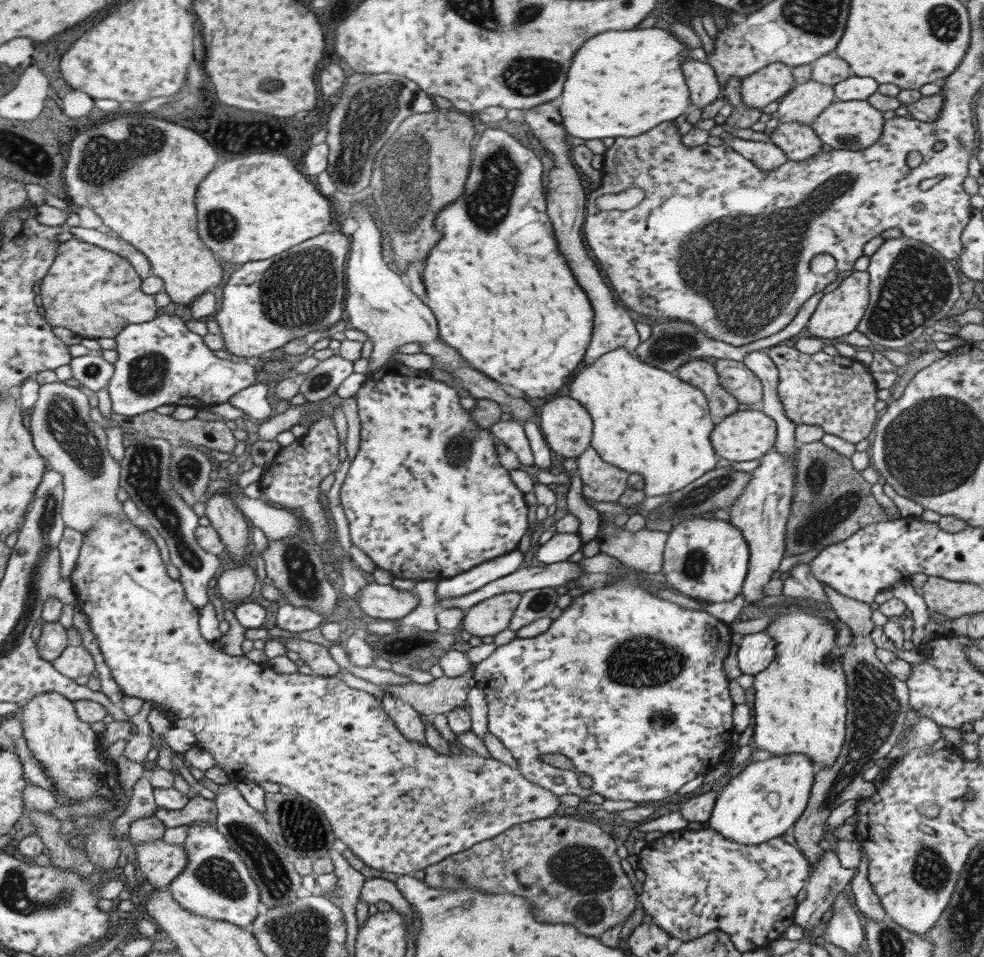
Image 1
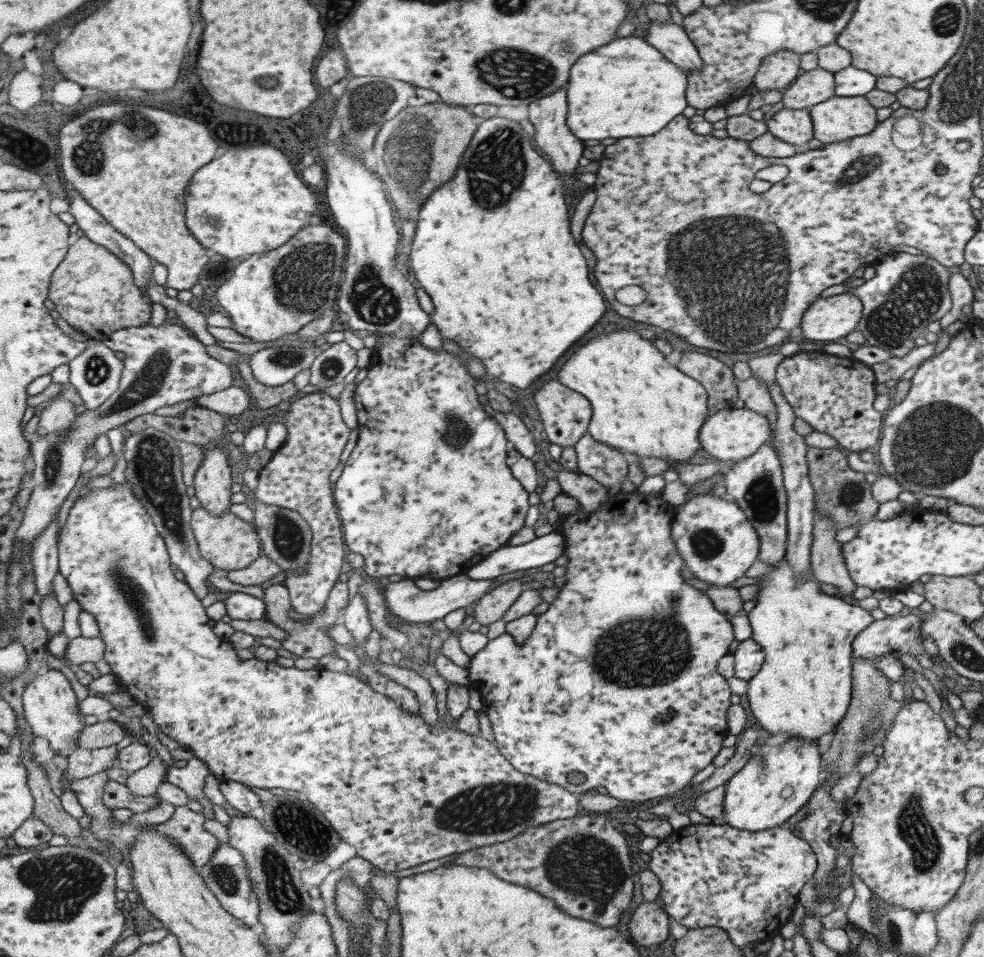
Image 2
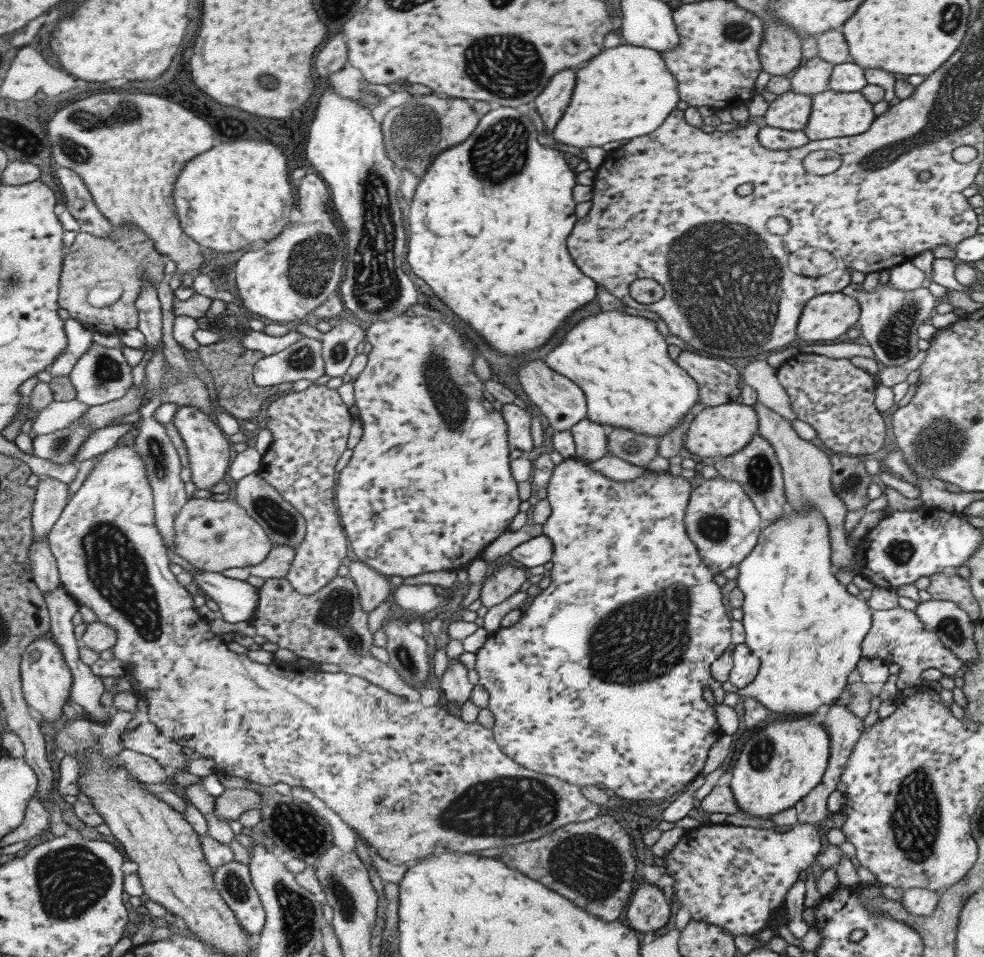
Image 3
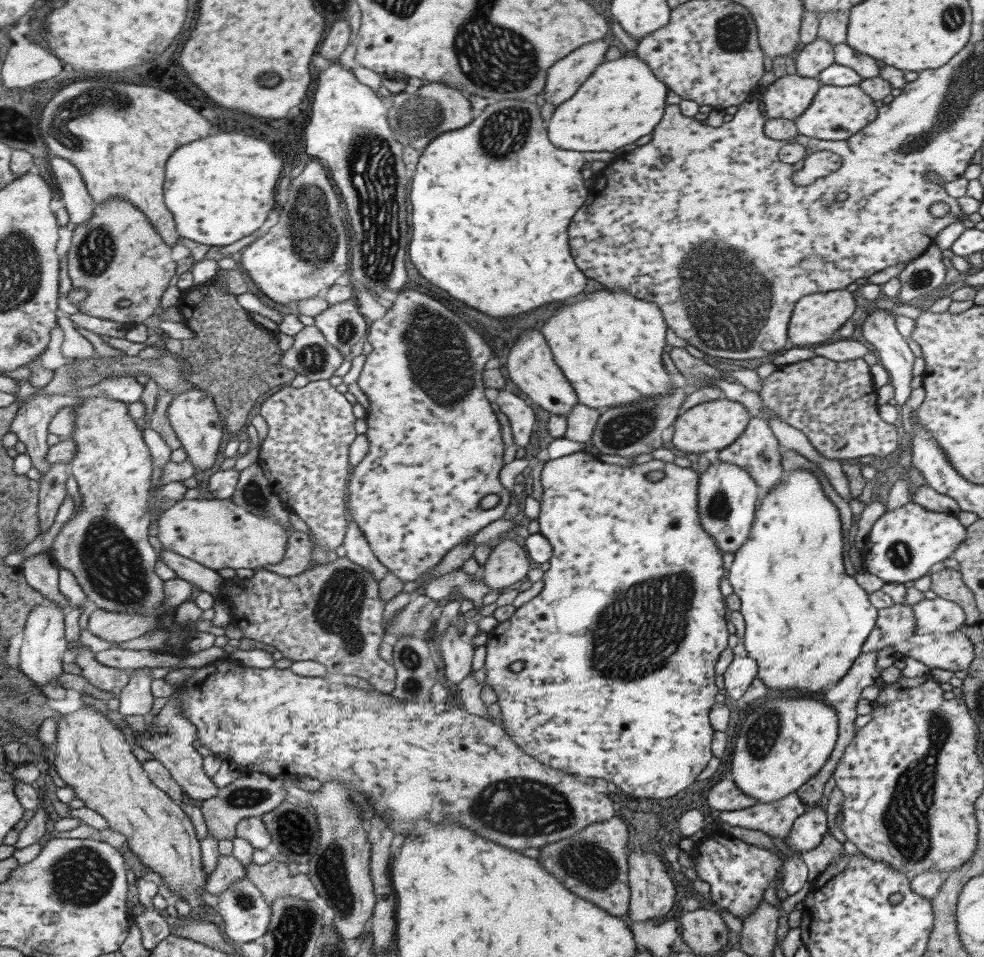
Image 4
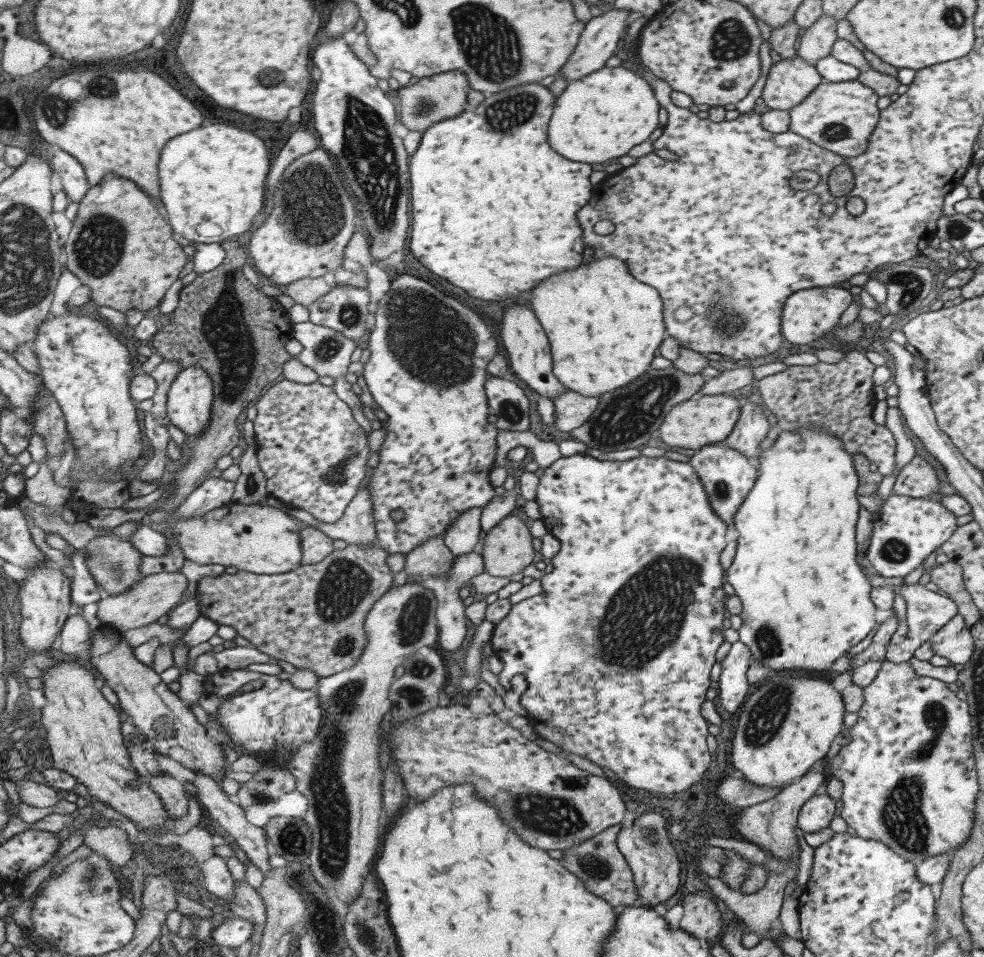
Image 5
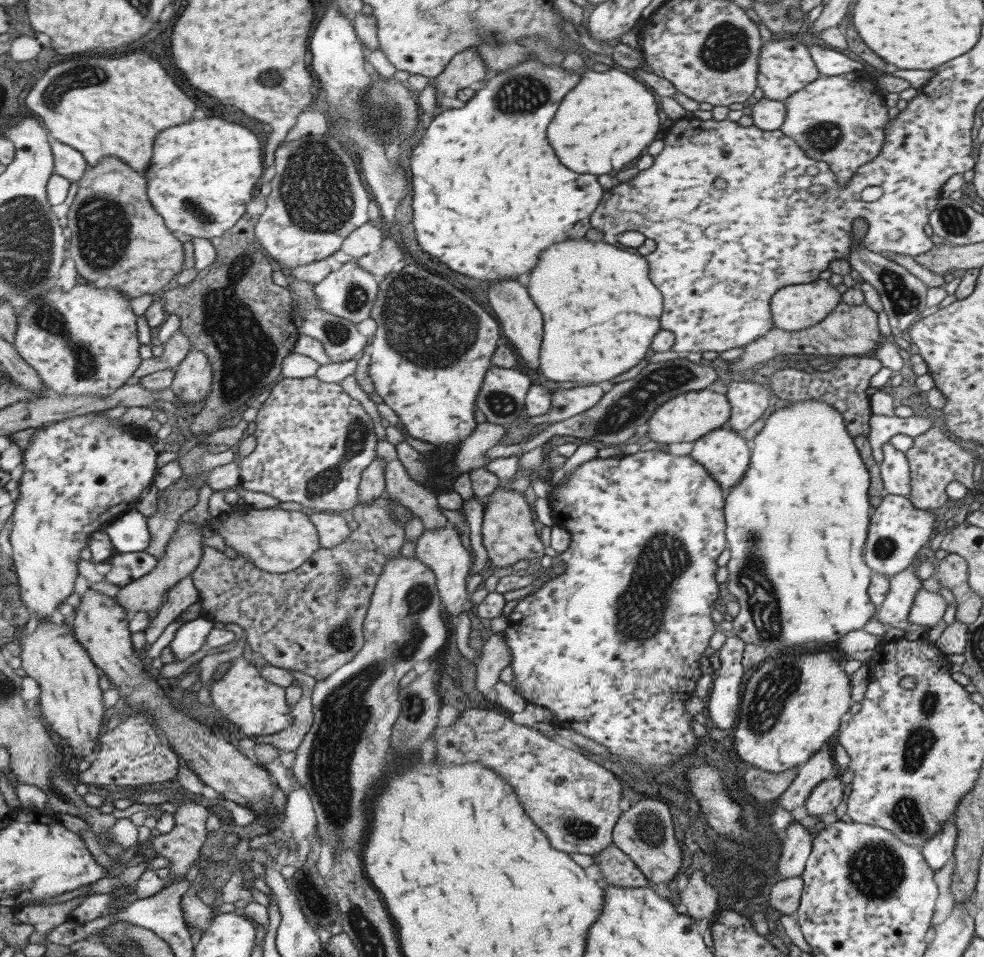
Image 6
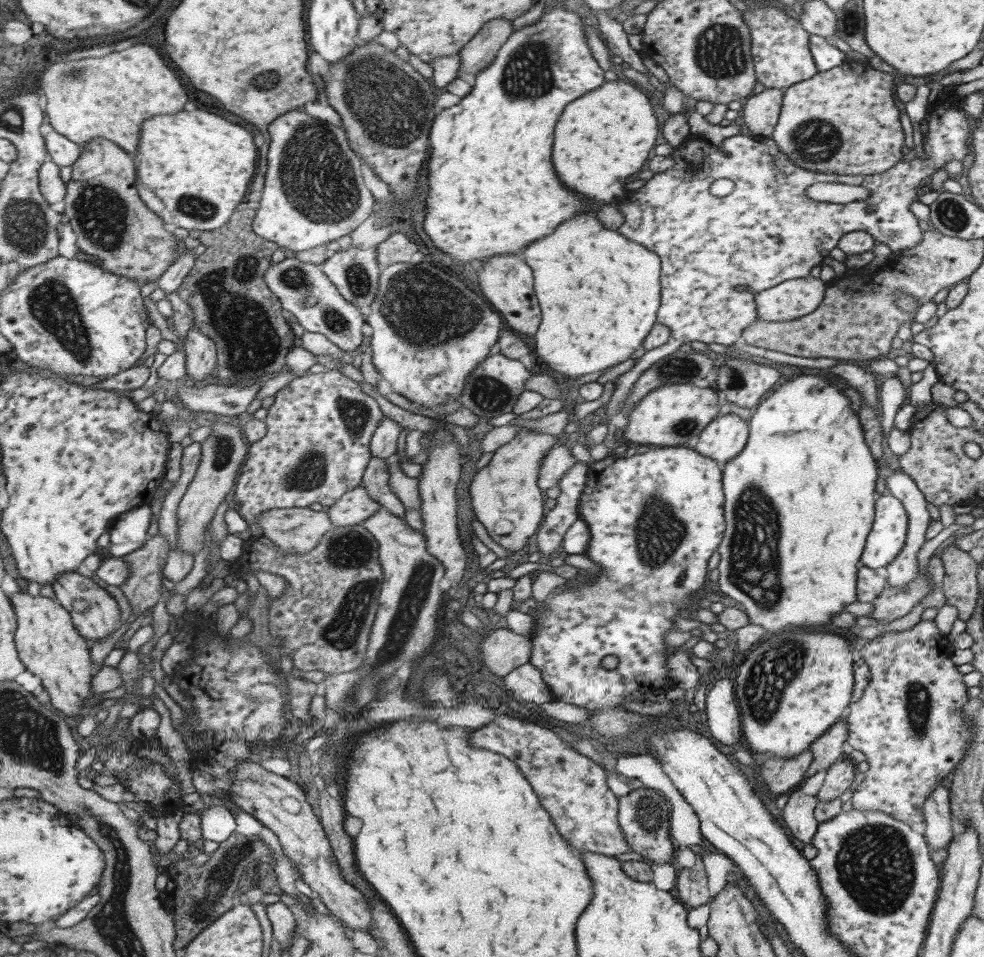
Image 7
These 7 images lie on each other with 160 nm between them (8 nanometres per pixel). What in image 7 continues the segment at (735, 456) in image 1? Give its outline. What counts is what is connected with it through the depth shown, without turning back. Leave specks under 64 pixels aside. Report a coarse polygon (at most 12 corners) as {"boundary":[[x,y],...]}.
{"boundary":[[654,388],[628,414],[623,440],[671,447],[716,418],[717,391]]}

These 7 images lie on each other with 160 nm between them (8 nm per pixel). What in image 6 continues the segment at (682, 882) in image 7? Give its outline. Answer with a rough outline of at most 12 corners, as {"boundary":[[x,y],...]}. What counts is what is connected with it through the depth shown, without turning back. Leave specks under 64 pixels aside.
{"boundary":[[694,871],[674,900],[695,920],[712,920],[718,894]]}

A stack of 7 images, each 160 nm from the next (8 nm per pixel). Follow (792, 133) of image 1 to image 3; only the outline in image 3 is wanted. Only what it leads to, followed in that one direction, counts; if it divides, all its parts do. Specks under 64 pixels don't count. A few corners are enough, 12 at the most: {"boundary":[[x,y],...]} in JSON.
{"boundary":[[789,90],[763,115],[769,127],[803,131],[811,97]]}

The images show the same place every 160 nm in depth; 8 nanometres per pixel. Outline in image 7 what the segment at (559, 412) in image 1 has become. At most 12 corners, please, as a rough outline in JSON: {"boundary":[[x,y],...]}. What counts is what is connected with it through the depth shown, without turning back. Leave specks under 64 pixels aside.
{"boundary":[[519,254],[481,260],[481,294],[508,329],[533,336],[540,310]]}

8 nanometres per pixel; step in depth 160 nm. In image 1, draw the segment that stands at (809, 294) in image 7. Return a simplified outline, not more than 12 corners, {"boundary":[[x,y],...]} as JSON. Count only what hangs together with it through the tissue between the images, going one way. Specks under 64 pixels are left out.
{"boundary":[[867,271],[822,294],[806,328],[815,338],[849,334],[869,300]]}

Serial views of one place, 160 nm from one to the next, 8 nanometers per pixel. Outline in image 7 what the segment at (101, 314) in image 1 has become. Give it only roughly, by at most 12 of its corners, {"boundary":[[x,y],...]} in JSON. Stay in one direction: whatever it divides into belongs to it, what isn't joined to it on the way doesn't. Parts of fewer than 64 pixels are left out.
{"boundary":[[94,139],[63,213],[81,252],[142,285],[179,256],[134,157]]}

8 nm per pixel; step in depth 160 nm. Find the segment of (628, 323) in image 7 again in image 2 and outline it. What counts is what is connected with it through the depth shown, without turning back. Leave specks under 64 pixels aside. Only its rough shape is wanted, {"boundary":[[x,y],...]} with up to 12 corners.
{"boundary":[[633,330],[595,335],[559,366],[601,444],[699,461],[700,382]]}

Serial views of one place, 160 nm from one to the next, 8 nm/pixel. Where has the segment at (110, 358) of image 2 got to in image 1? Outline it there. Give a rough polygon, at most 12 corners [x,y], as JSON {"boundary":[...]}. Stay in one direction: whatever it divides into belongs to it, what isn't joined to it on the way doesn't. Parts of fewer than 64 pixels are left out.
{"boundary":[[100,353],[75,357],[74,378],[93,392],[107,390],[116,369]]}

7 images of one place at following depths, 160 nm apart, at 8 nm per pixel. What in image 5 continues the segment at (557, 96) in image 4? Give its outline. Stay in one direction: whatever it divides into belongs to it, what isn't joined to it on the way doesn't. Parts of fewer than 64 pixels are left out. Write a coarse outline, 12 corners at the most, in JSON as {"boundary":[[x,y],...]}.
{"boundary":[[608,6],[584,23],[558,72],[573,82],[603,68],[627,28]]}

